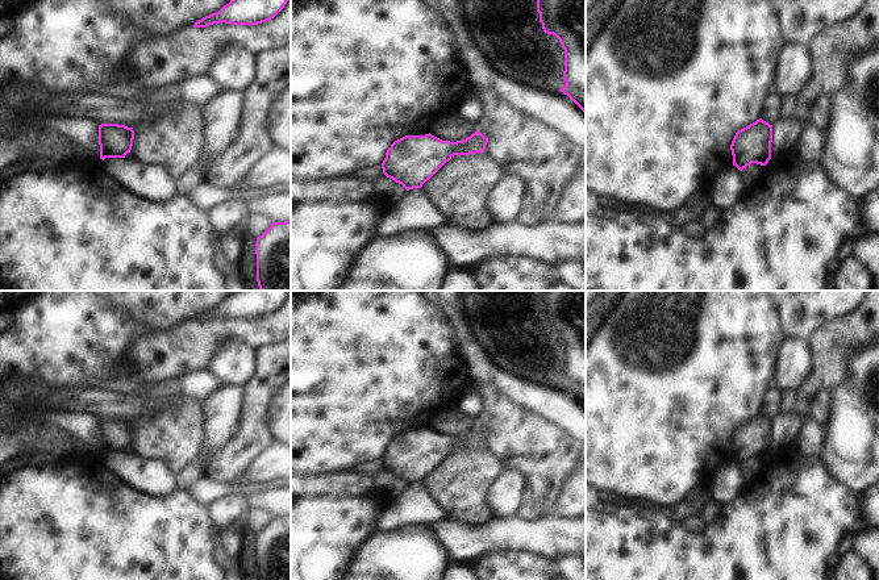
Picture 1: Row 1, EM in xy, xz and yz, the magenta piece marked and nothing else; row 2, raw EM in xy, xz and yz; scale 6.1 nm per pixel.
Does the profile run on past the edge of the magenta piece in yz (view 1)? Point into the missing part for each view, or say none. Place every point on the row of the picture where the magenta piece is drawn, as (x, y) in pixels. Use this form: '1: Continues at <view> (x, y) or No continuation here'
1: No continuation here.

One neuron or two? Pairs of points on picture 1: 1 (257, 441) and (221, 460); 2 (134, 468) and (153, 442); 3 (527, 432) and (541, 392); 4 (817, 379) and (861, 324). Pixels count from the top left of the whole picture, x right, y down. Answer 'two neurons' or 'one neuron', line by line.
1: one neuron
2: two neurons
3: two neurons
4: one neuron

